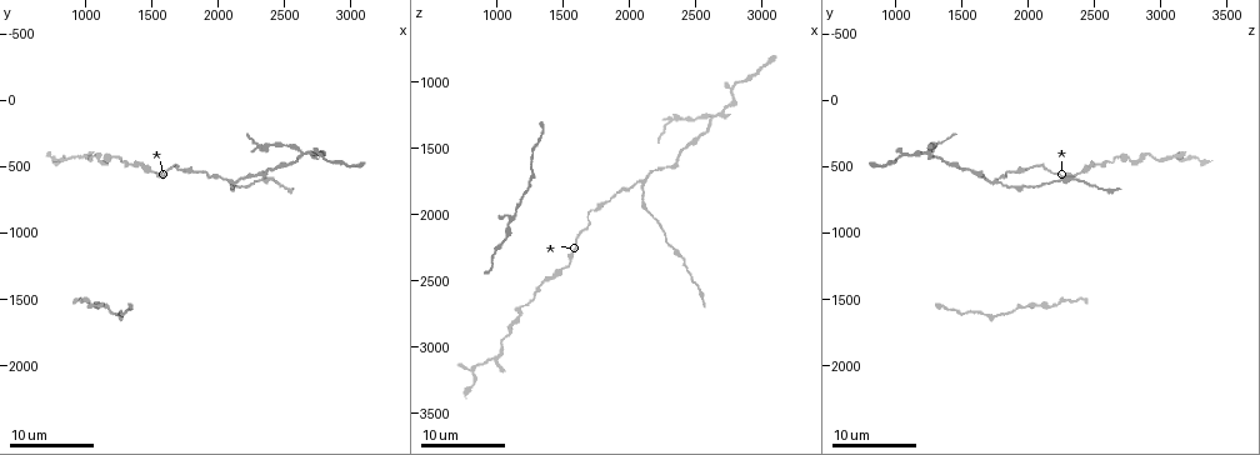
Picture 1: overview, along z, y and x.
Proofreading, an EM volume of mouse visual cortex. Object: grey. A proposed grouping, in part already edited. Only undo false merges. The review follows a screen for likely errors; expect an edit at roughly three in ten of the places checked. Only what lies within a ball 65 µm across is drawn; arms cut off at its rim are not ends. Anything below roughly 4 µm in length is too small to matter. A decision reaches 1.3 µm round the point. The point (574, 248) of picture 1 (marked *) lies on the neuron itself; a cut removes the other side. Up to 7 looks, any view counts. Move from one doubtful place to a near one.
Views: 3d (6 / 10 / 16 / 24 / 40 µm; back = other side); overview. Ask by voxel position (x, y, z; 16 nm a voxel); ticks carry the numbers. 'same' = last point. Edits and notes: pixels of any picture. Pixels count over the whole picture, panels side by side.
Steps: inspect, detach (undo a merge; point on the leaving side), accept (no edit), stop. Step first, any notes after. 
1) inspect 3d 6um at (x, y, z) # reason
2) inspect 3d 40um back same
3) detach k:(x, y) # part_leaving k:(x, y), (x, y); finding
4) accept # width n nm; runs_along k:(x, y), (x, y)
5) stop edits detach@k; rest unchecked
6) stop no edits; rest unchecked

inspect 3d 24um at (1120, 420, 2880) # sudden change in width

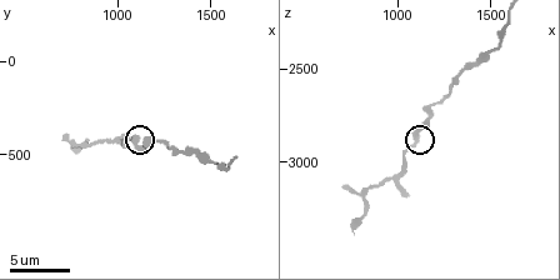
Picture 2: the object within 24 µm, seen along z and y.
inspect 3d 6um at (1100, 420, 2860)

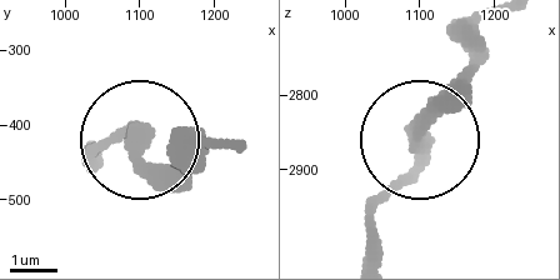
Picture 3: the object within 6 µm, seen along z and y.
accept # runs_along 3:(478, 29), (469, 65), (418, 125), (410, 173), (365, 228); all the same neuron

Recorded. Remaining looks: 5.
inspect 3d 16um at (1840, 540, 1900) # calibre changes

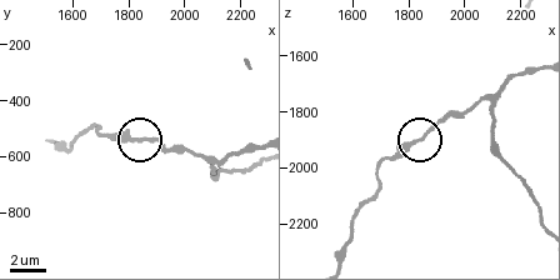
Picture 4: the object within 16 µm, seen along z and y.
inspect 3d 10um at (1830, 530, 1900)

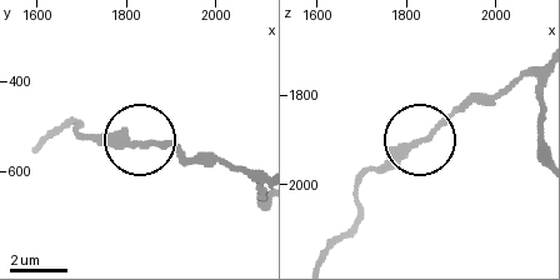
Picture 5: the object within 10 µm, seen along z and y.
accept # width 290 nm; runs_along 5:(325, 253), (356, 216), (361, 180), (390, 166), (466, 98); continuous, no second neuron

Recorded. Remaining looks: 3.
inspect 3d 6um at (1520, 540, 2380) # narrows sharply

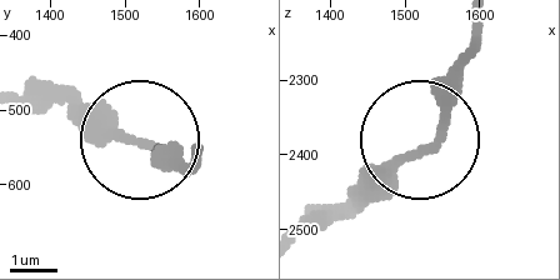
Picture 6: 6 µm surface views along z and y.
accept # all the same neuron

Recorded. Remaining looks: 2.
inspect 3d 24um at (2320, 360, 1280) # calibre changes

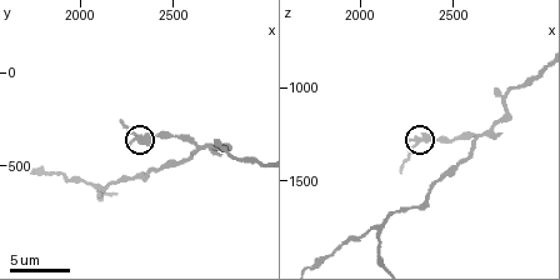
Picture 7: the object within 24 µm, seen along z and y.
inspect 3d 10um at (2320, 340, 1300)

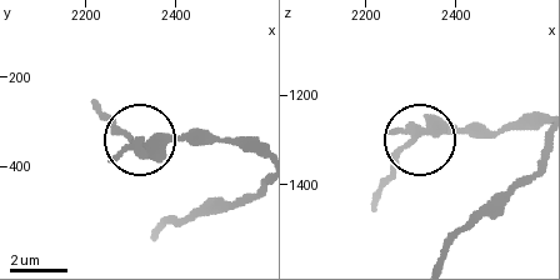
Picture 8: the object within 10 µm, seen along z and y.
accept # continuous, no second neuron

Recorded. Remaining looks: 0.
stop no edits; rest unchecked

